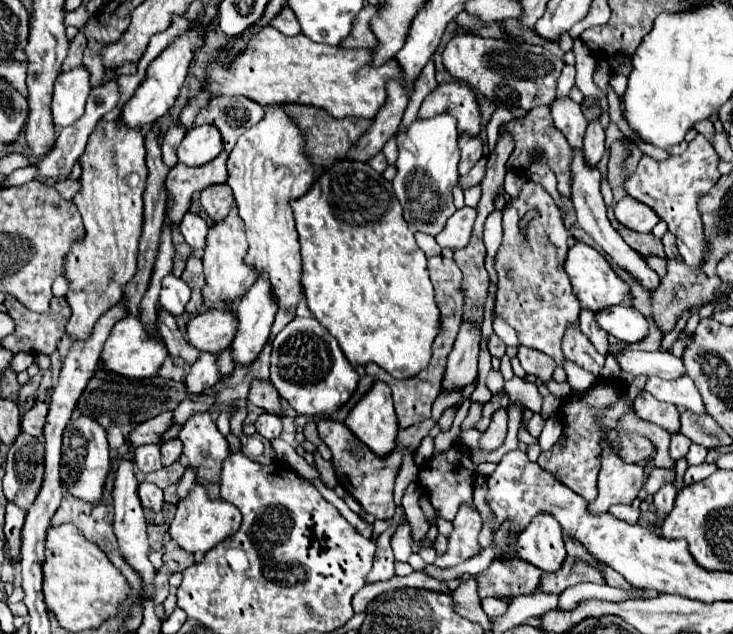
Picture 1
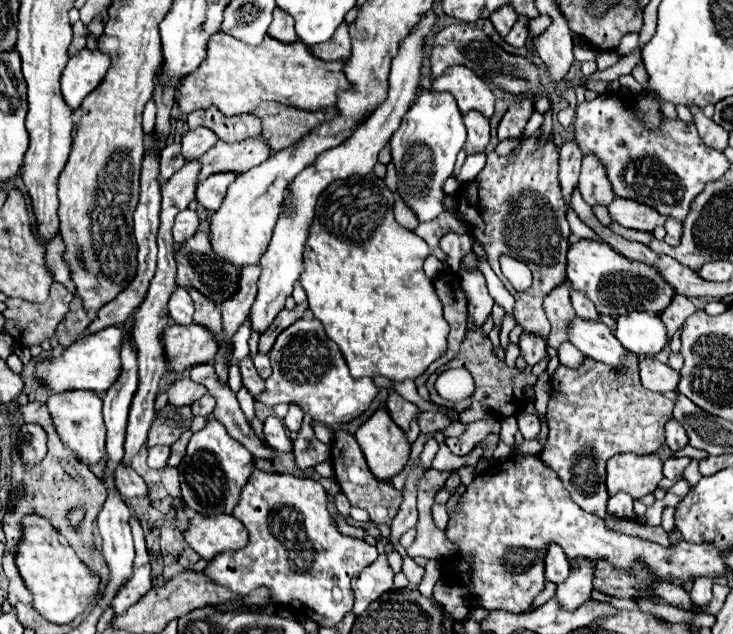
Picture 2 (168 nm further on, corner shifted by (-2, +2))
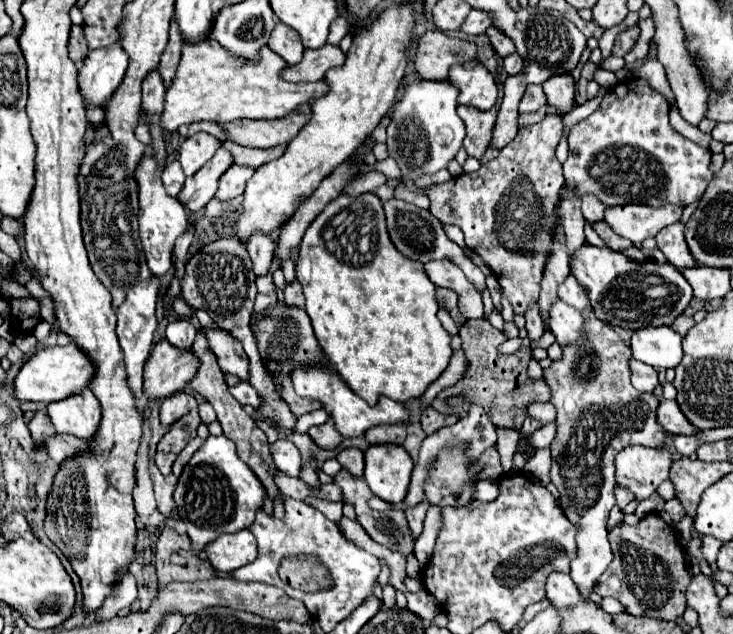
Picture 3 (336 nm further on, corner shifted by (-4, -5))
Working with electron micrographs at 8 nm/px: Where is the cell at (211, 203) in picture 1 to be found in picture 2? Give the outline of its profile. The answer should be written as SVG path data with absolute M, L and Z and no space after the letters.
M226 172L226 174L214 174L210 178L206 178L198 190L196 190L196 200L208 208L208 210L218 210L224 196L226 196L226 190L228 186L234 182L236 174L234 172Z

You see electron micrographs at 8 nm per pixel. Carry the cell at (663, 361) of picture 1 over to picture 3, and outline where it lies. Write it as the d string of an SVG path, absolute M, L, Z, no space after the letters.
M556 299L548 311L548 327L560 345L572 343L582 331L582 315L574 307Z

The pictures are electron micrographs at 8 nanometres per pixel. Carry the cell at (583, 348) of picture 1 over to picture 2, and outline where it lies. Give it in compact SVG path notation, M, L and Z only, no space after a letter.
M568 280L562 288L556 288L554 292L550 292L550 296L546 296L544 310L546 310L546 316L552 324L548 346L560 348L562 340L568 340L570 322L576 318L576 312L570 304L570 282Z

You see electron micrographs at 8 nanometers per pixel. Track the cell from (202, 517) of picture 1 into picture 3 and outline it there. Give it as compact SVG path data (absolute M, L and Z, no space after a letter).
M248 529L236 535L222 535L206 547L206 555L216 571L232 573L256 559L256 537Z

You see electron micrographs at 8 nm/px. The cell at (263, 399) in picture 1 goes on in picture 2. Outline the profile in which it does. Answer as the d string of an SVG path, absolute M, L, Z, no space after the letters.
M244 358L240 362L240 372L242 372L242 384L248 388L248 392L258 398L258 394L264 392L264 378L258 376L254 364L252 364L252 358Z

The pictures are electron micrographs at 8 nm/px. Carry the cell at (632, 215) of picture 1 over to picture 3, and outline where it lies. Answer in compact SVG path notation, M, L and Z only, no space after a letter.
M616 205L606 209L604 221L610 225L610 229L630 239L634 245L640 245L646 237L656 237L656 233L672 223L676 223L682 217L682 205L662 205L662 207L650 207L650 205Z

